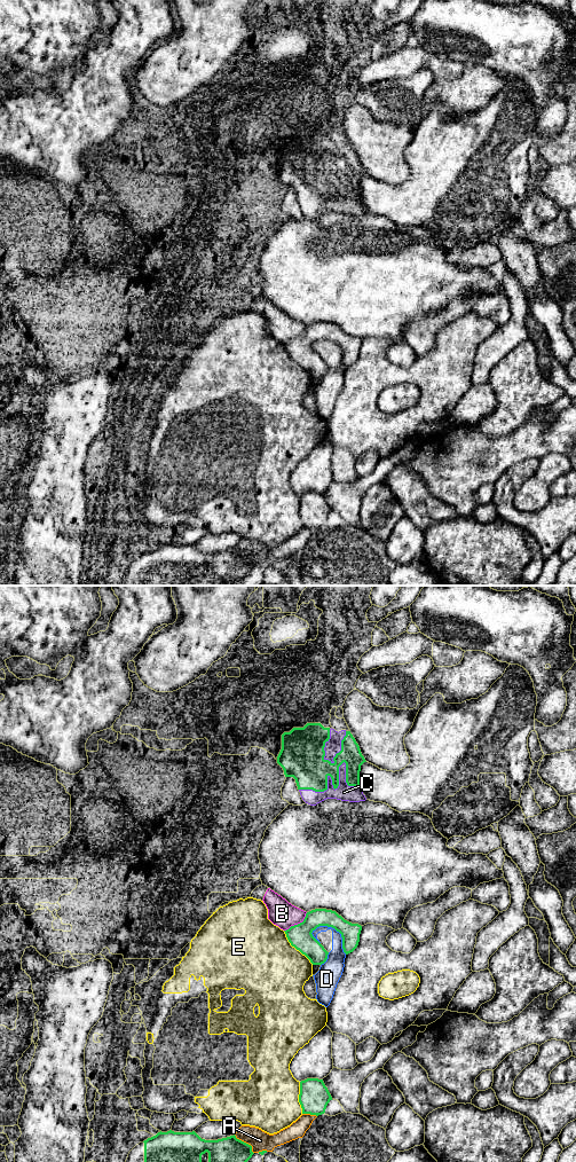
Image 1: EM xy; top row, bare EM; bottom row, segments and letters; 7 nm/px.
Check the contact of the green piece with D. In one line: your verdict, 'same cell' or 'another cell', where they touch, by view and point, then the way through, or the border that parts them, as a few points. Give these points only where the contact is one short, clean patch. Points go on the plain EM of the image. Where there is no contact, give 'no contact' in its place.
another cell; contact xy (336, 343)

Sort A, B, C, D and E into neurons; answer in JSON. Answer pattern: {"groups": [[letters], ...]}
{"groups": [["A"], ["B", "D"], ["C"], ["E"]]}

